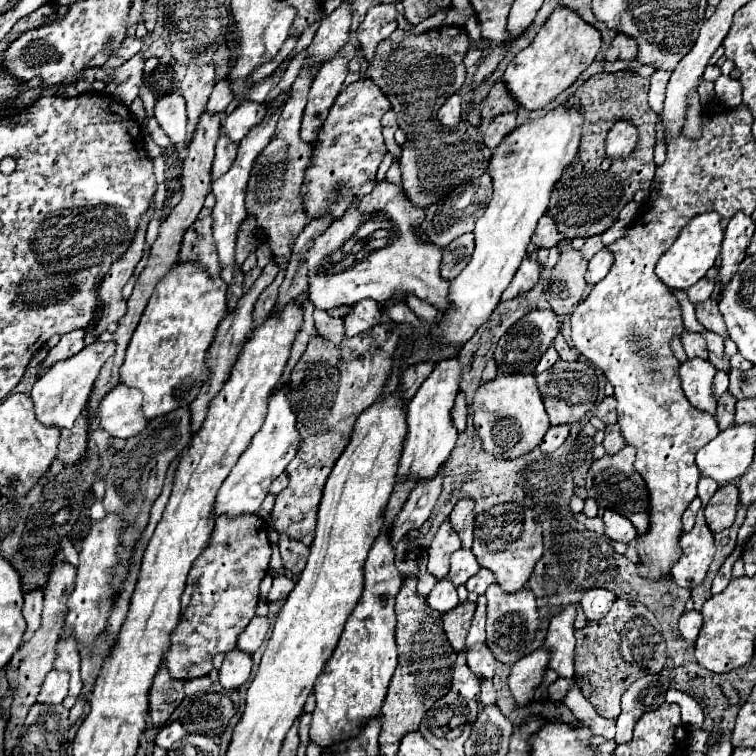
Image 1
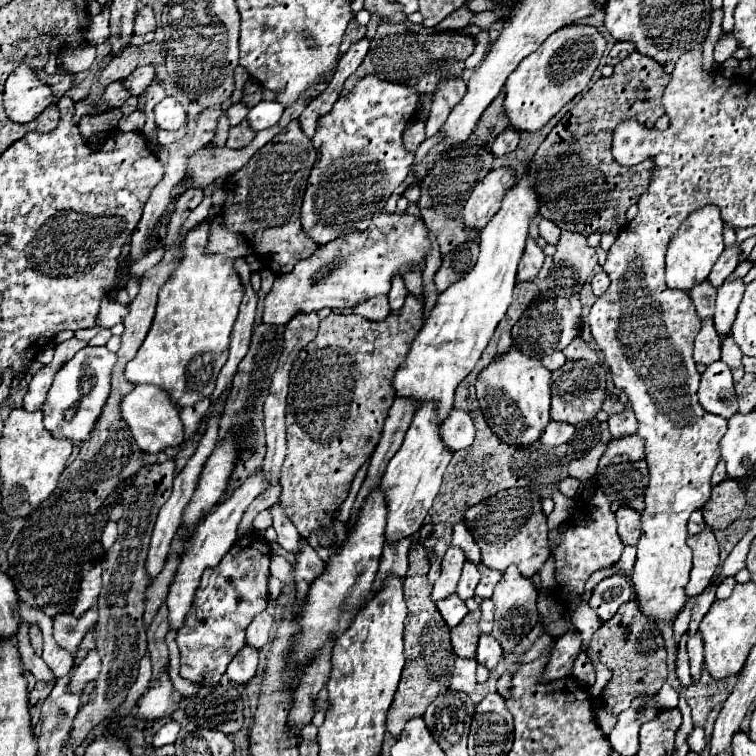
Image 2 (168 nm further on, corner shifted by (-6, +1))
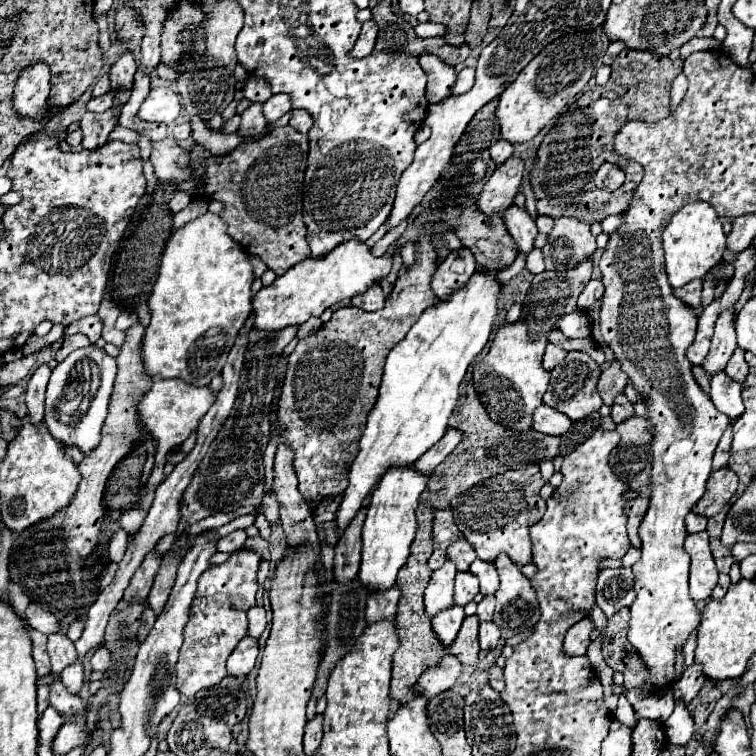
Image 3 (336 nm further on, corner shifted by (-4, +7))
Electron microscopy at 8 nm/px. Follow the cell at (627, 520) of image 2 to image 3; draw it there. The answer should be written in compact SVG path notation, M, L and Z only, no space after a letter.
M636 497L636 499L628 499L624 511L626 511L626 517L628 517L628 537L630 537L630 543L634 547L640 547L640 537L638 537L638 525L644 517L648 509L648 499L642 499L642 497Z

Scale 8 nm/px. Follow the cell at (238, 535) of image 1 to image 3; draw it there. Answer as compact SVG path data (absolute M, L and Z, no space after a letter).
M252 549L234 551L226 563L212 565L198 579L198 591L190 607L190 621L184 629L184 645L176 663L176 687L182 695L194 697L200 689L214 687L226 677L226 659L242 637L246 637L246 611L256 605L260 557Z

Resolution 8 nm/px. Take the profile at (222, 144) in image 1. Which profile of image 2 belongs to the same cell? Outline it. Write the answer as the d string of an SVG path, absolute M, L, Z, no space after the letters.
M244 119L240 125L236 127L230 127L230 133L228 133L228 141L226 145L232 147L232 149L240 149L240 147L246 147L252 139L254 139L254 131L252 127L248 125L248 119Z

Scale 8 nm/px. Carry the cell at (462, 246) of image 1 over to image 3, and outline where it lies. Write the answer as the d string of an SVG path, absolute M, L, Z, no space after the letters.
M468 247L450 251L450 255L436 267L432 275L432 289L438 299L446 299L452 291L466 285L470 275L476 271L476 259Z

